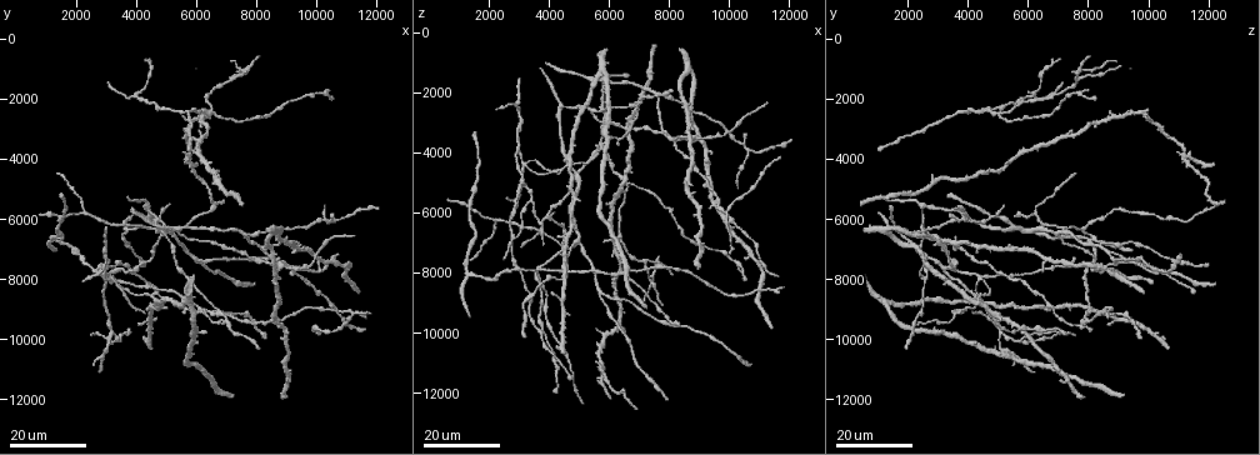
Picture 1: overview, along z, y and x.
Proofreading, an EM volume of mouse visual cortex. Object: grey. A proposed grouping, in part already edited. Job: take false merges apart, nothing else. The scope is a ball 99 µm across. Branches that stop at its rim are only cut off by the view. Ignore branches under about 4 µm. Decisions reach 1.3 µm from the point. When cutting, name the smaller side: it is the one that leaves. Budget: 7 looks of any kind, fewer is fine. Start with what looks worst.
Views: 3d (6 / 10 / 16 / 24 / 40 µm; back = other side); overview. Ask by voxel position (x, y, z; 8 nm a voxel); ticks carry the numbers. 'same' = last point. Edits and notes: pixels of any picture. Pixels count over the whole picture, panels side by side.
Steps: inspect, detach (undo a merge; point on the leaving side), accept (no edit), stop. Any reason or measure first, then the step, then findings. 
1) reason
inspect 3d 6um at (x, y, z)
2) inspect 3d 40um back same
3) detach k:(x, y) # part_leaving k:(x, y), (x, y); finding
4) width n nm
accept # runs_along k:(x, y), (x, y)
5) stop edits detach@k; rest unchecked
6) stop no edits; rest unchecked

four arms meet
inspect 3d 24um at (4000, 1800, 6200)

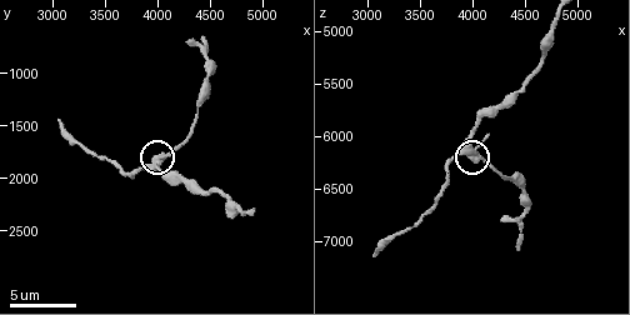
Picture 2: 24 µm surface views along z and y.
zoom in
inspect 3d 6um same

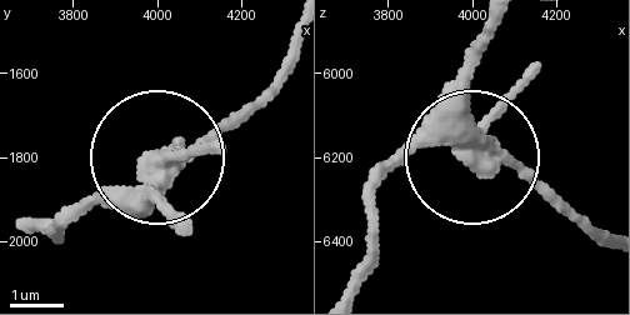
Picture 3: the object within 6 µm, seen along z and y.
width 410 nm
accept # one cell here

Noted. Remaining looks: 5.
inspect 3d 24um at (3200, 7900, 4400)

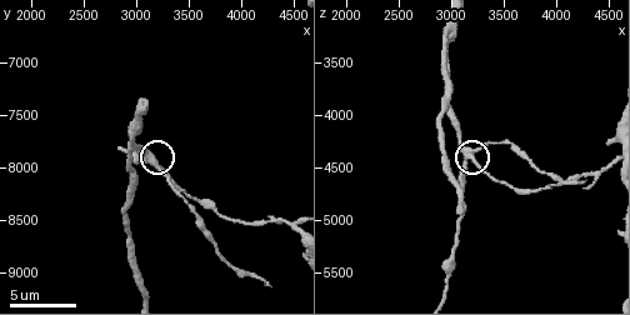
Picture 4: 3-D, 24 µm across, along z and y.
closer look
inspect 3d 10um at (3140, 7920, 4400)

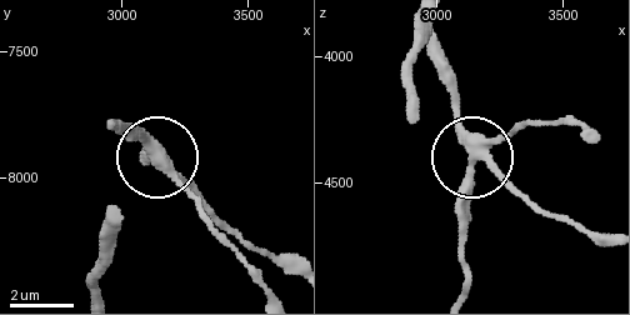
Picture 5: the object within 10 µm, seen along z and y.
arms 4
accept # runs_along 5:(288, 269), (239, 239), (136, 129); all the same cell

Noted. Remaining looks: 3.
branch point
inspect 3d 24um at (3200, 9900, 5100)

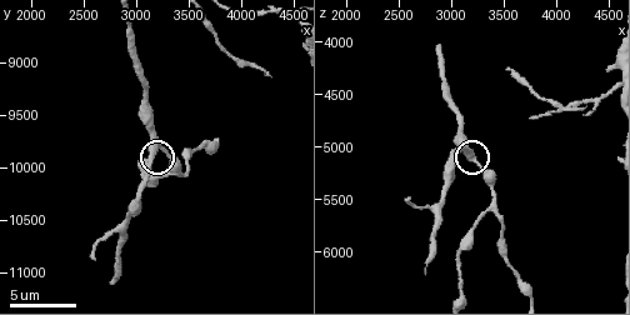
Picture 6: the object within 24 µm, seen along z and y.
inspect 3d 10um at (3220, 9820, 5100)

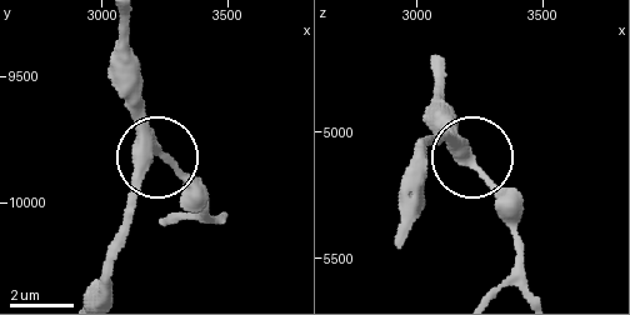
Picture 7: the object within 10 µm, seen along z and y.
width 320 nm
accept # one cell here

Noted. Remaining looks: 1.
stop no edits; rest unchecked

